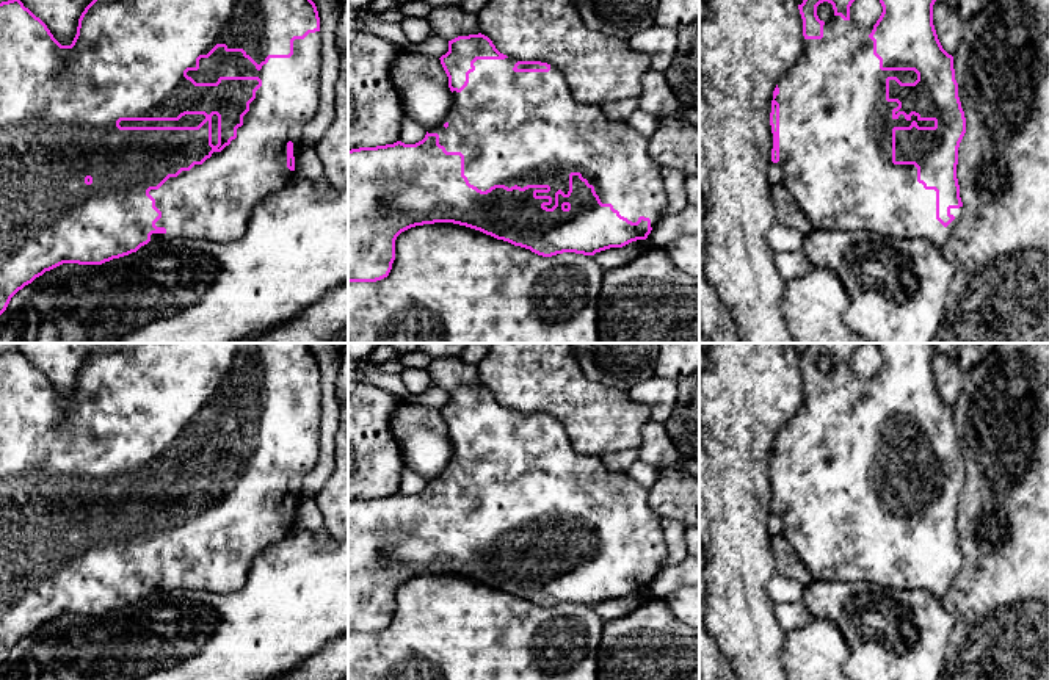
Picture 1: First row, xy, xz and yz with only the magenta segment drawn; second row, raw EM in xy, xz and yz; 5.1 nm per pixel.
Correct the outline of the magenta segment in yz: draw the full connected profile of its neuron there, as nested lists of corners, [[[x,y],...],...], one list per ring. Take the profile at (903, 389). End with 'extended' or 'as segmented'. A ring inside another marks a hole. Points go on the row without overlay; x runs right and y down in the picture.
[[[806,343],[798,356],[804,403],[773,442],[771,512],[781,517],[782,536],[814,580],[867,581],[920,589],[942,599],[964,564],[956,515],[966,468],[958,448],[953,407],[942,400],[933,376],[936,348],[935,343],[875,343],[883,364],[873,378],[864,379],[850,370],[850,357],[861,345],[864,343]],[[823,353],[834,360],[829,373],[817,367],[817,357]]]; extended

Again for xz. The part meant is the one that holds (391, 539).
[[[481,384],[458,387],[448,392],[448,403],[439,411],[448,428],[448,439],[453,450],[445,468],[434,479],[426,481],[425,489],[416,495],[397,492],[386,497],[348,501],[348,635],[376,633],[387,628],[395,611],[397,588],[411,578],[423,575],[453,573],[466,577],[497,591],[530,600],[543,608],[552,608],[563,603],[594,606],[596,603],[610,599],[623,599],[632,592],[648,589],[663,567],[666,555],[660,526],[662,519],[649,506],[649,489],[637,484],[627,473],[608,470],[599,456],[579,454],[572,448],[563,425],[550,415],[508,409]]]; extended

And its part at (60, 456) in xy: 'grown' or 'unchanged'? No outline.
grown

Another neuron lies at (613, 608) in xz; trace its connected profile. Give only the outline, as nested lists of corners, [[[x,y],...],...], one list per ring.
[[[637,591],[623,599],[610,599],[610,600],[596,603],[593,609],[597,613],[597,616],[602,620],[608,622],[618,617],[629,616],[632,611],[635,611],[648,600],[649,600],[649,595],[646,591]]]

